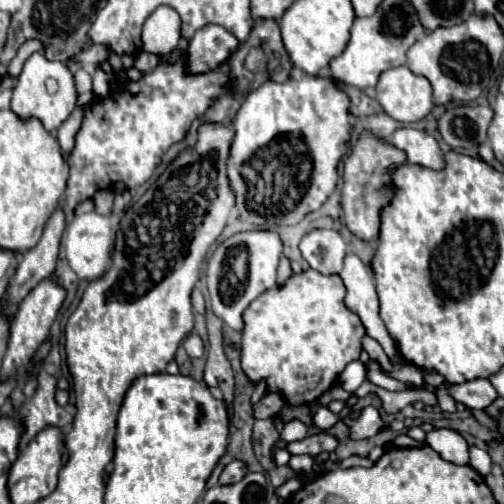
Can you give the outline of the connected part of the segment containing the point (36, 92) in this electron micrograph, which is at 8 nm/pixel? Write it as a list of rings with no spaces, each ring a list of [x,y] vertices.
[[[32,53],[26,63],[24,69],[14,85],[14,93],[12,93],[12,111],[18,117],[38,117],[44,125],[46,131],[56,131],[66,119],[68,115],[76,109],[76,87],[74,87],[74,77],[72,71],[60,63],[60,61],[48,61],[42,53]]]

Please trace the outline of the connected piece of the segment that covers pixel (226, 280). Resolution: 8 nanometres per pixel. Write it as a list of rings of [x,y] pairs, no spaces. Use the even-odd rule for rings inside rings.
[[[246,231],[238,233],[218,245],[208,261],[208,291],[212,299],[212,311],[232,329],[242,331],[242,313],[260,293],[276,287],[276,267],[282,255],[282,241],[272,231]]]

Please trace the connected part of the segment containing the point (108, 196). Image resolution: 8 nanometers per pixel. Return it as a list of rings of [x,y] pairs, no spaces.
[[[98,191],[98,193],[92,197],[92,201],[94,201],[94,211],[96,211],[98,215],[110,215],[110,211],[112,211],[112,199],[114,199],[114,195],[112,195],[110,191]]]

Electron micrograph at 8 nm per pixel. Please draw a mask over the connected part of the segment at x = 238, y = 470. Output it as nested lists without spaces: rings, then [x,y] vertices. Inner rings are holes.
[[[234,459],[234,461],[230,461],[230,463],[224,467],[224,471],[222,471],[222,475],[220,475],[220,481],[218,481],[218,483],[220,483],[220,485],[238,483],[246,473],[248,473],[246,463],[242,463],[242,461]]]

